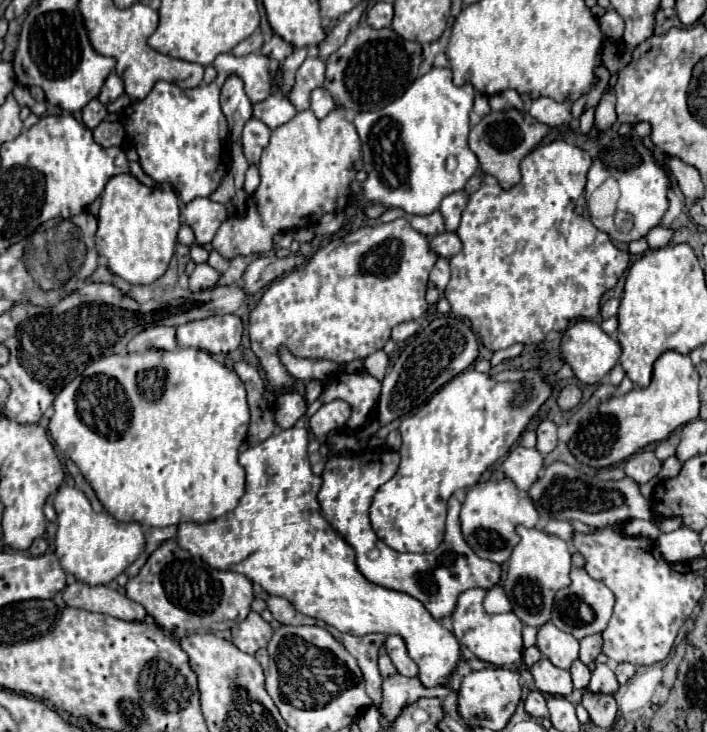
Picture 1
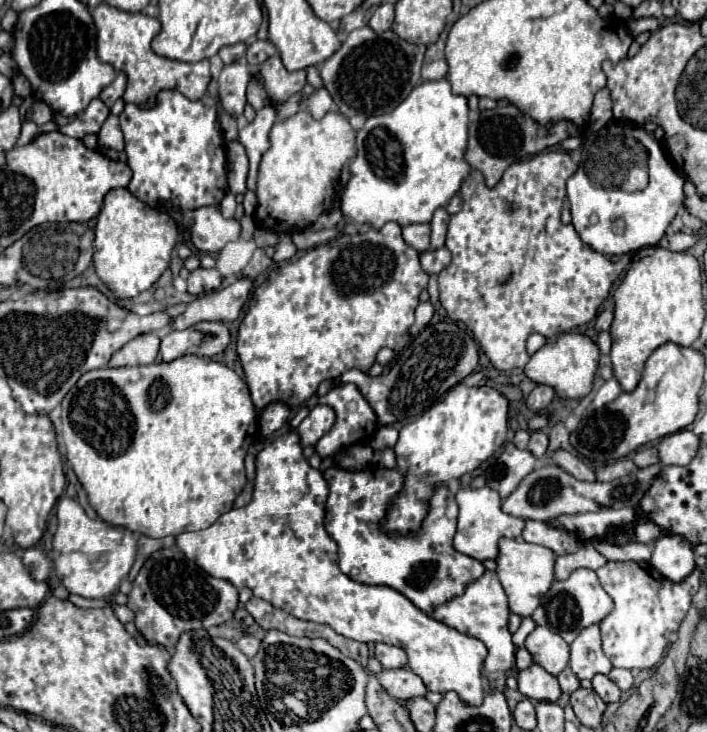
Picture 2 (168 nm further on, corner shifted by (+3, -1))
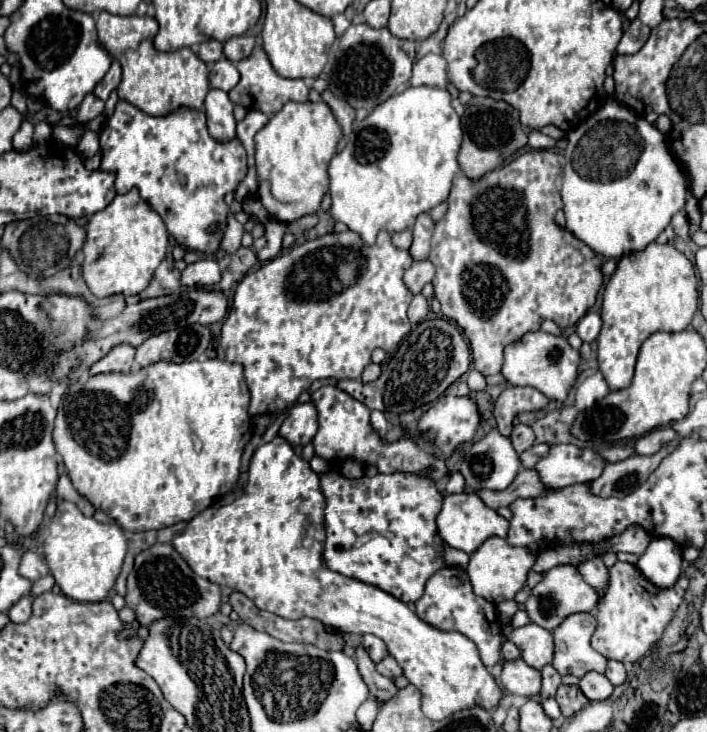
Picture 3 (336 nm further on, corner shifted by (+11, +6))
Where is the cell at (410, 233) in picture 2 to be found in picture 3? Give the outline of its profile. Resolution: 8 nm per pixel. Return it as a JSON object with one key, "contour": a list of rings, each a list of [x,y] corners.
{"contour":[[[405,230],[405,232],[395,232],[395,234],[391,236],[391,240],[393,240],[393,244],[395,244],[397,248],[401,248],[401,250],[409,250],[413,236],[411,236],[411,230]]]}

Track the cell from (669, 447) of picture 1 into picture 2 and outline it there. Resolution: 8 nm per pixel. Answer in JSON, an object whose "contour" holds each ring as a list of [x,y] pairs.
{"contour":[[[647,447],[647,449],[637,451],[637,455],[633,457],[633,461],[637,461],[637,465],[643,469],[643,467],[659,463],[661,459],[659,459],[659,453],[657,453],[657,447]]]}

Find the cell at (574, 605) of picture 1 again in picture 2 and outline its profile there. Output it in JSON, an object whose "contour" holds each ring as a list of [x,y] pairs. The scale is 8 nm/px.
{"contour":[[[577,569],[569,575],[565,581],[555,581],[541,599],[541,605],[533,613],[533,621],[541,627],[551,629],[553,633],[559,633],[567,643],[571,643],[585,627],[601,623],[611,611],[615,603],[613,599],[603,591],[603,587],[597,581],[595,571],[591,569]]]}

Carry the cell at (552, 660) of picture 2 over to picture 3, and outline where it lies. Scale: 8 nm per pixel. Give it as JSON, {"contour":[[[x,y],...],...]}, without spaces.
{"contour":[[[537,624],[515,628],[509,640],[521,650],[521,658],[535,670],[553,662],[553,634]]]}

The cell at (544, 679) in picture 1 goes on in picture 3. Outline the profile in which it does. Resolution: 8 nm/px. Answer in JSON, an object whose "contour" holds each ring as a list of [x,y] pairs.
{"contour":[[[521,658],[507,660],[501,672],[501,686],[517,696],[535,698],[541,690],[541,672],[527,666]]]}

